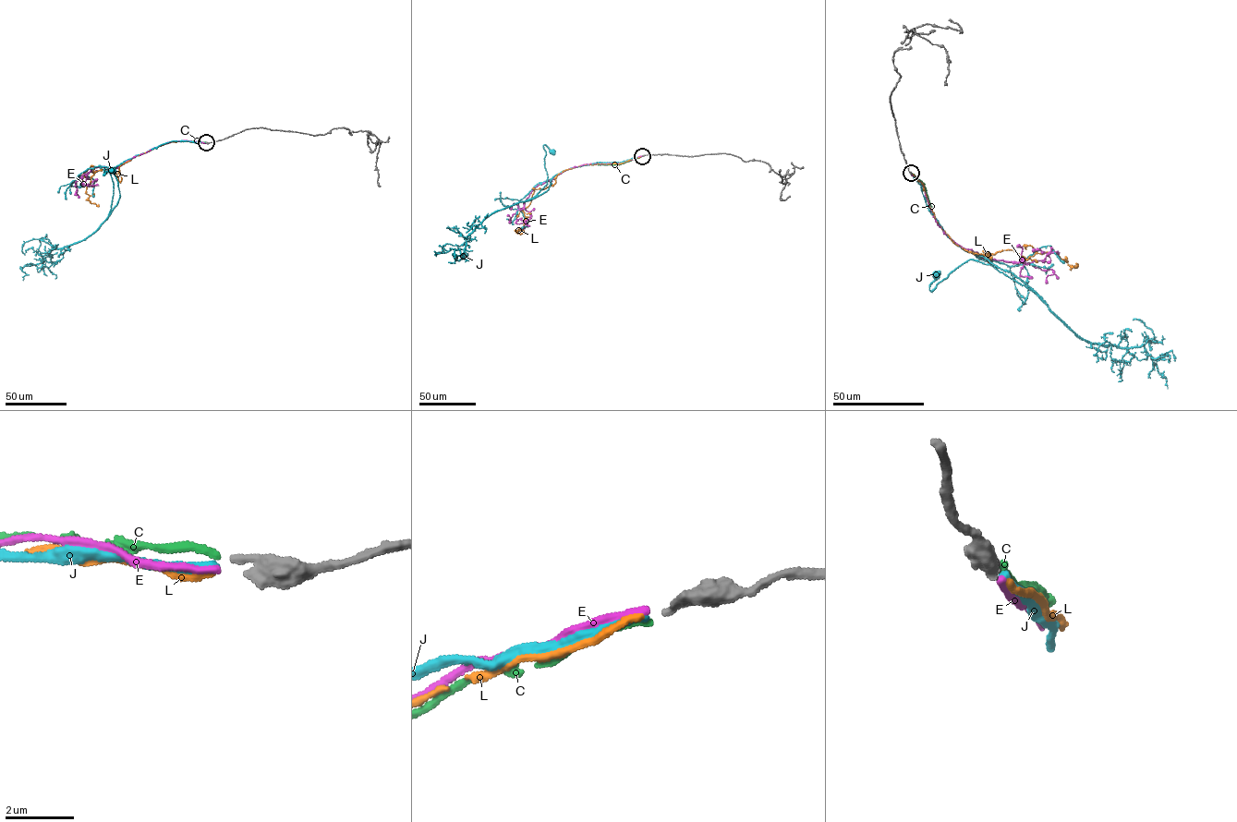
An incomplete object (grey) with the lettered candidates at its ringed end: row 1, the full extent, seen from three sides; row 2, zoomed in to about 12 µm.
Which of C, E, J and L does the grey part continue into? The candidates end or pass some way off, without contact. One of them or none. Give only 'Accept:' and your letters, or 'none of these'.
Accept: J

